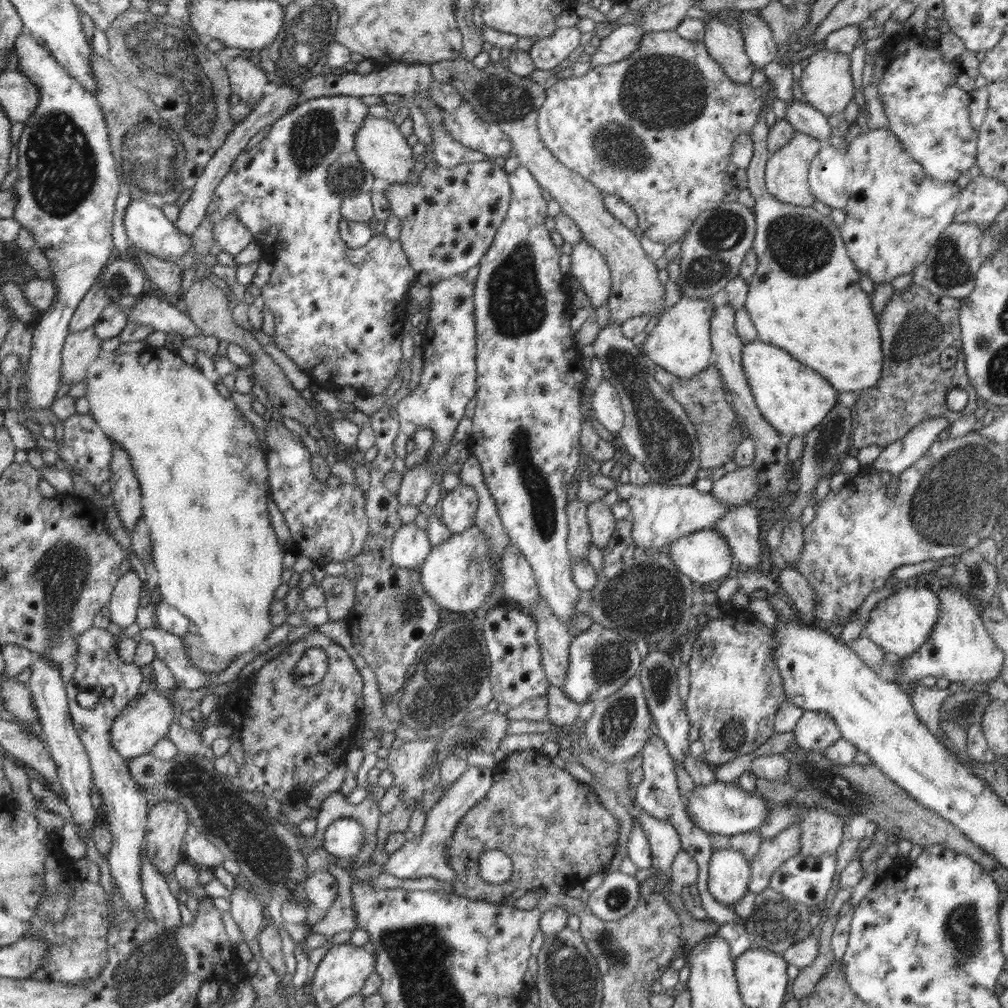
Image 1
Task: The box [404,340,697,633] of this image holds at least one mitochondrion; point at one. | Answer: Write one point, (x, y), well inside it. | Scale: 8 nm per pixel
(542, 502)

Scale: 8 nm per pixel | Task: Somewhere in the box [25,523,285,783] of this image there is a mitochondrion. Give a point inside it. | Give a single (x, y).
(62, 571)

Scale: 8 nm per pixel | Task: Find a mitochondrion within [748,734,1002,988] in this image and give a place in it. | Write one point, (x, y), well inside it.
(961, 927)

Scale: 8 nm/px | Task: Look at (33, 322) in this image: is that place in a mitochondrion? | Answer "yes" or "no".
no

